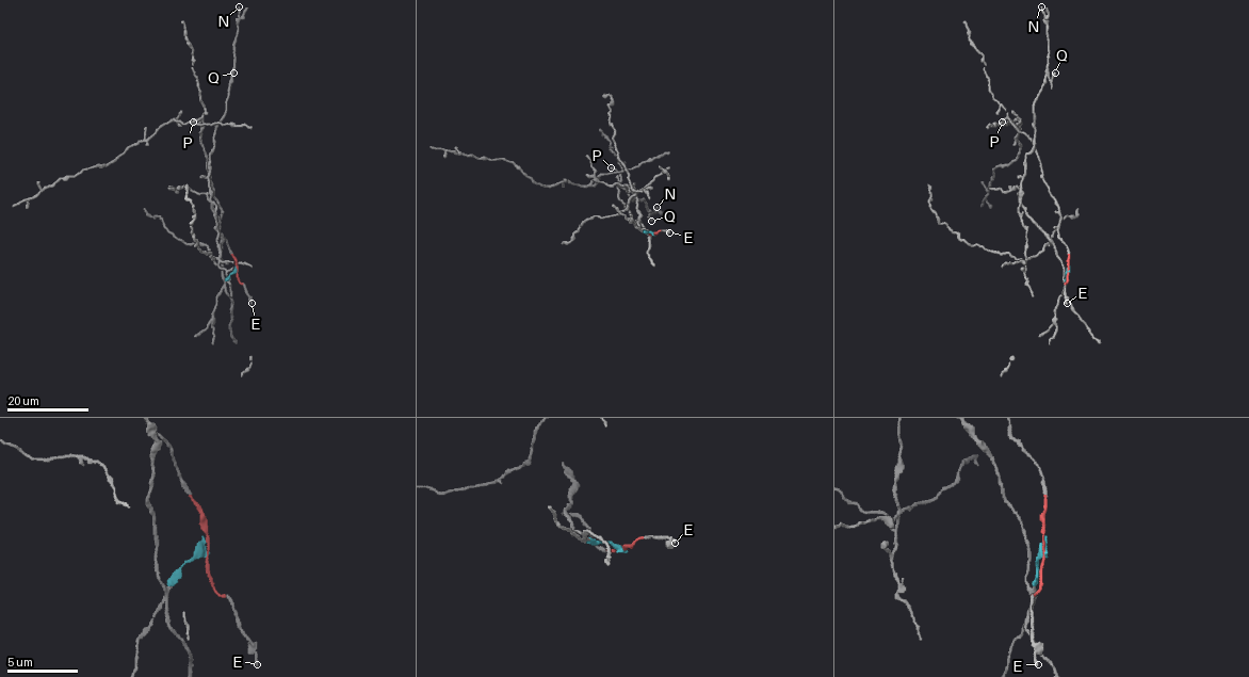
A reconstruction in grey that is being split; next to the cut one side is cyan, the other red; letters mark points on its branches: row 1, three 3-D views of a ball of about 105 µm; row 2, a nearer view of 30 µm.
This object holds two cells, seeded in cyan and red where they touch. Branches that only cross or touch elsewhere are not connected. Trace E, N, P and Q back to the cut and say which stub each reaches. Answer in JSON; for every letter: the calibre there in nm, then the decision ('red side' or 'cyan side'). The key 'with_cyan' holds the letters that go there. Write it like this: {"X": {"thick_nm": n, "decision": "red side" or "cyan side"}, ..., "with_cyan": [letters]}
{"E": {"thick_nm": 160, "decision": "red side"}, "N": {"thick_nm": 140, "decision": "cyan side"}, "P": {"thick_nm": 240, "decision": "red side"}, "Q": {"thick_nm": 340, "decision": "cyan side"}, "with_cyan": ["N", "Q"]}

